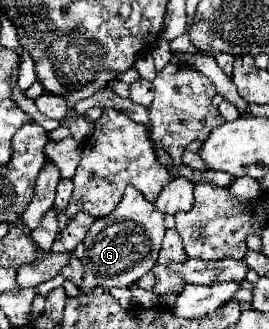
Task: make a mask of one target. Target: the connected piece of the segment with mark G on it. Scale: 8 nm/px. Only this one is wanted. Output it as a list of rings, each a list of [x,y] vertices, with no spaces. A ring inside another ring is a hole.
[[[128,185],[118,209],[106,217],[96,219],[84,237],[84,281],[80,293],[88,293],[94,287],[110,289],[130,287],[132,283],[136,283],[154,267],[164,233],[164,213],[156,211],[156,207],[150,205],[138,189]]]

